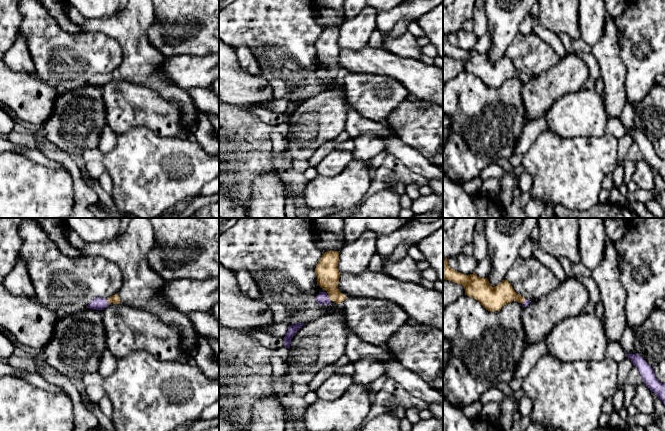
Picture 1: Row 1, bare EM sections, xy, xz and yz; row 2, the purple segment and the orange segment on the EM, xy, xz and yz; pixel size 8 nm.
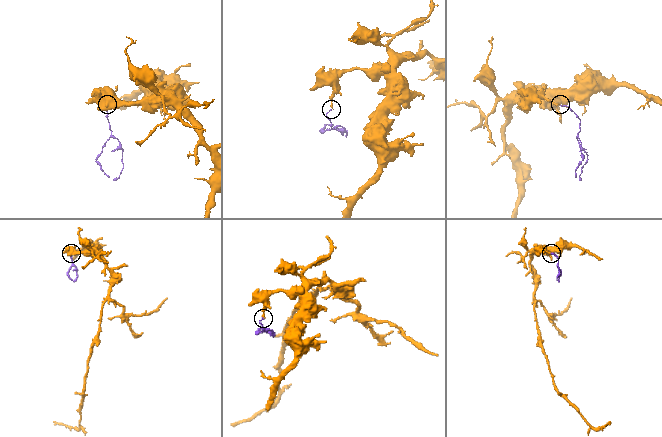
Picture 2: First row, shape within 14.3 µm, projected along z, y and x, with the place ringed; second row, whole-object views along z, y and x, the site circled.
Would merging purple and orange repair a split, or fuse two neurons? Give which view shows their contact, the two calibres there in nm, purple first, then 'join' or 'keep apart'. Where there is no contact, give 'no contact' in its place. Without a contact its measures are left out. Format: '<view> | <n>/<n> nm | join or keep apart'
xz | 100/180 nm | join

